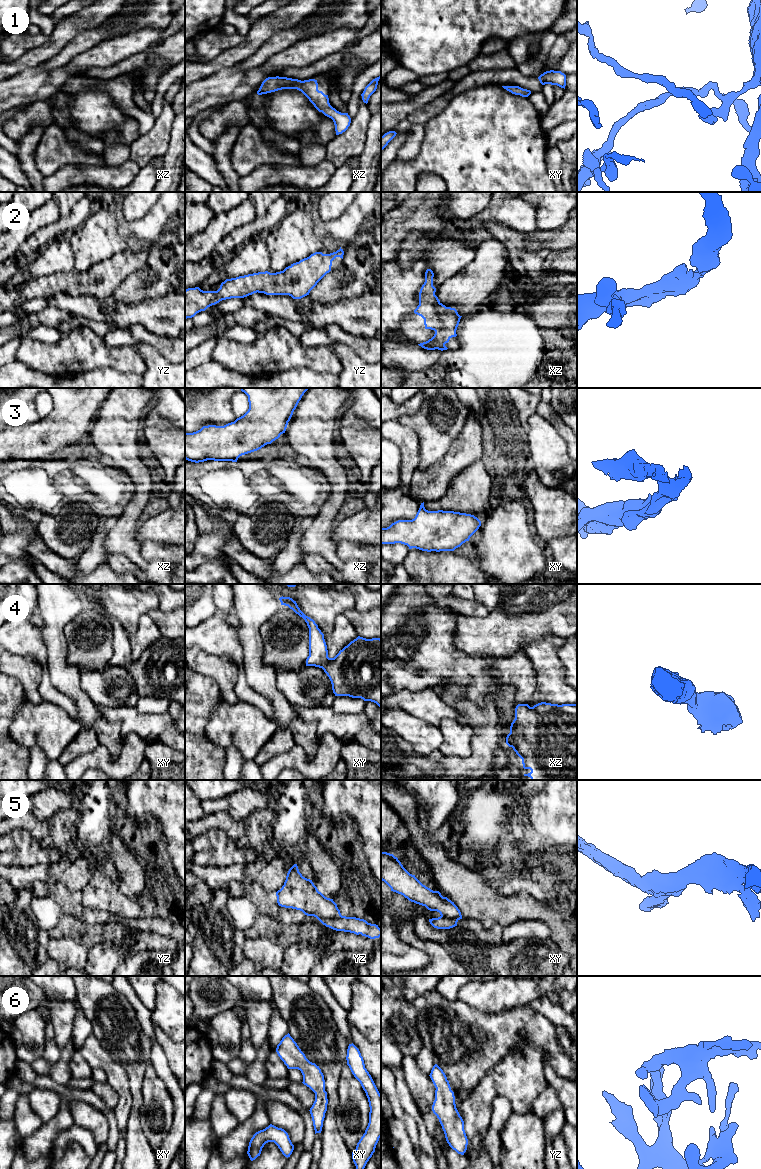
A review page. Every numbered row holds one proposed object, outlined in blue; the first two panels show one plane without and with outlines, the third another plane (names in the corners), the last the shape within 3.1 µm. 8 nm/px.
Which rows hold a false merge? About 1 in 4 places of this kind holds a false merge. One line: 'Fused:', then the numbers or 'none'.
Fused: 5

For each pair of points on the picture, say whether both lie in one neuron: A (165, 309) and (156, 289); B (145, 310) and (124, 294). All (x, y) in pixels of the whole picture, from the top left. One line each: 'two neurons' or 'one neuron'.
A: two neurons
B: two neurons

